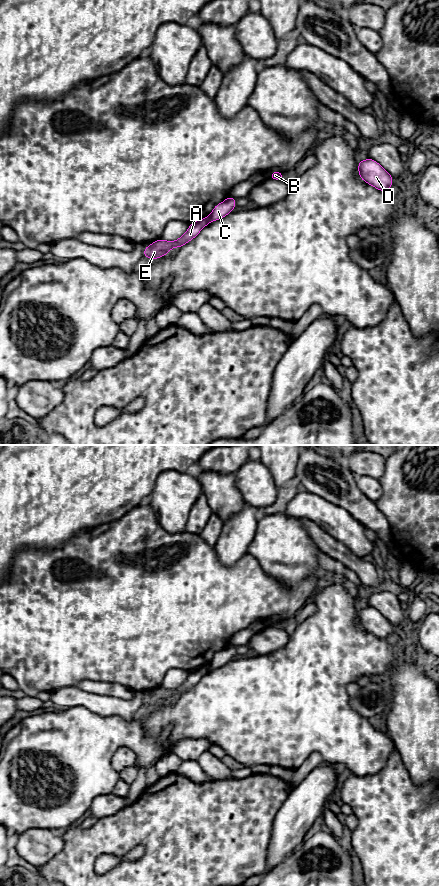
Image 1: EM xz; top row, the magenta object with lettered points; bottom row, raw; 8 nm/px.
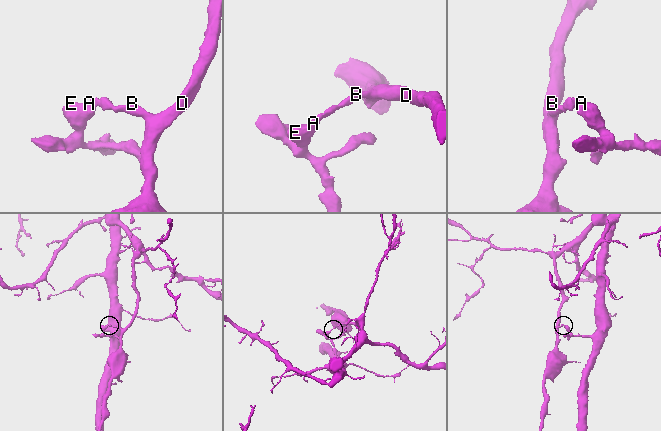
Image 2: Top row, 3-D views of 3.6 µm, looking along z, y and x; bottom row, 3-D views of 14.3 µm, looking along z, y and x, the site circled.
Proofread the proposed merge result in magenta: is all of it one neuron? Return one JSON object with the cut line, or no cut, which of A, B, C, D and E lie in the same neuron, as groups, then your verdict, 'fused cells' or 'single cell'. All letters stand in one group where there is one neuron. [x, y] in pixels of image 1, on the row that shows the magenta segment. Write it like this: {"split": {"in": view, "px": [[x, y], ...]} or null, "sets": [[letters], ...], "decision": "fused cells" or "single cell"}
{"split": {"in": "xz", "px": [[206, 217], [209, 222]]}, "sets": [["A", "E"], ["B", "C", "D"]], "decision": "fused cells"}

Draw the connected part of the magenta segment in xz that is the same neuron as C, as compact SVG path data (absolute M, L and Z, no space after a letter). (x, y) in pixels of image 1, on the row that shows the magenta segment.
M233 197L226 198L223 202L217 204L212 212L208 215L209 223L214 222L216 220L222 219L227 216L231 212L233 212L233 208L236 207L236 200Z

